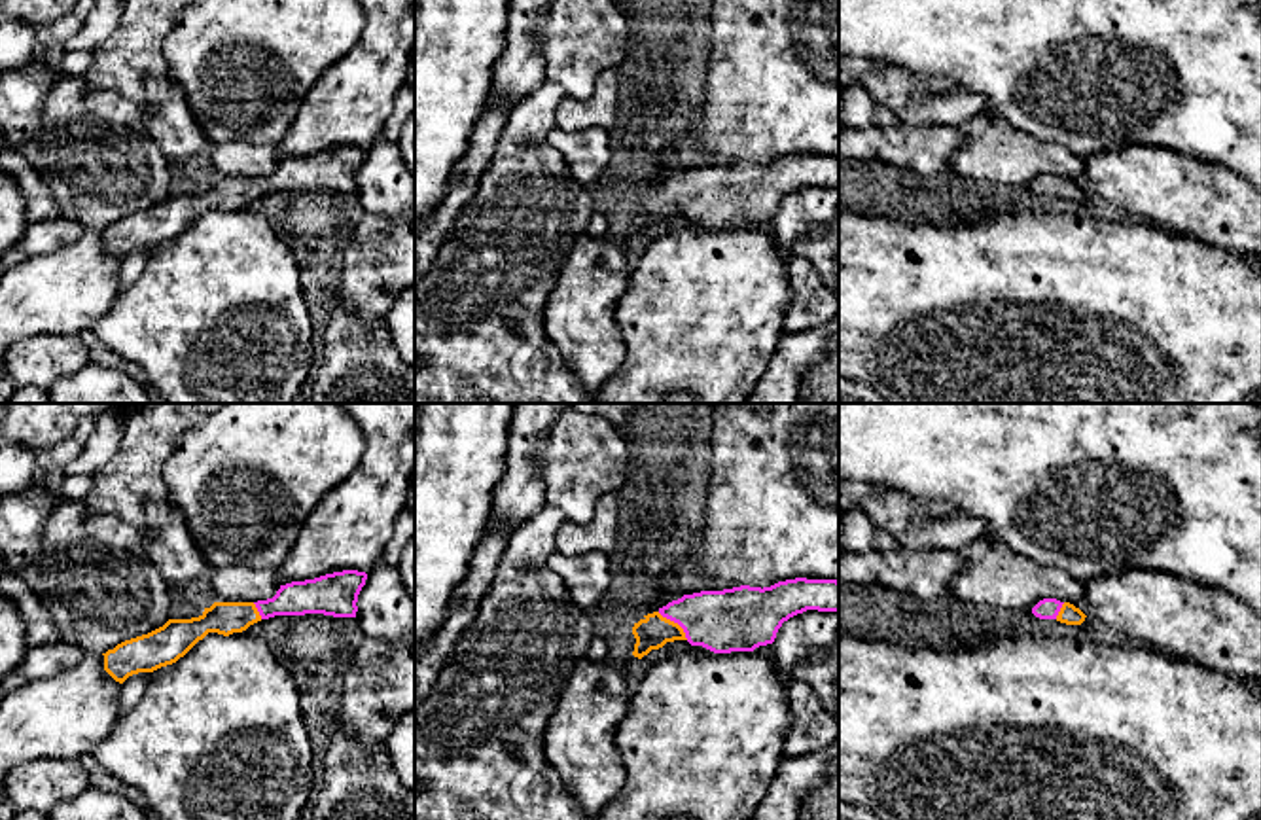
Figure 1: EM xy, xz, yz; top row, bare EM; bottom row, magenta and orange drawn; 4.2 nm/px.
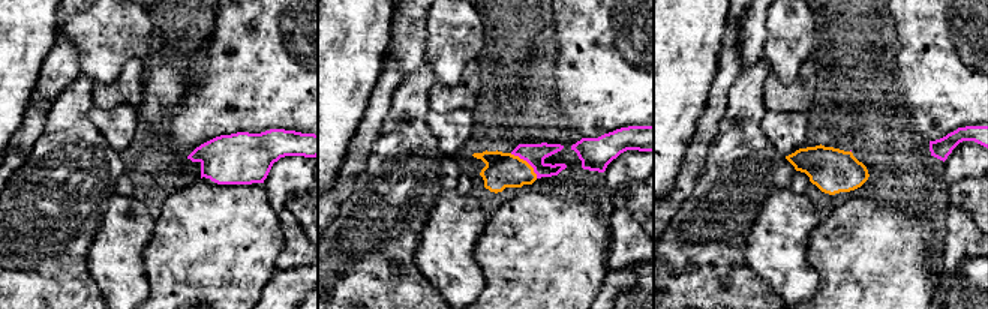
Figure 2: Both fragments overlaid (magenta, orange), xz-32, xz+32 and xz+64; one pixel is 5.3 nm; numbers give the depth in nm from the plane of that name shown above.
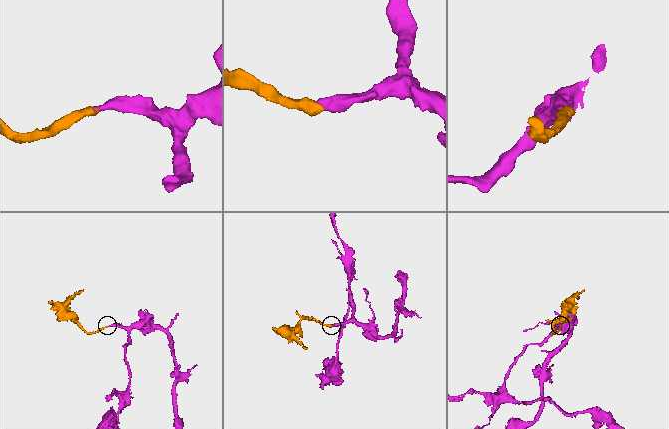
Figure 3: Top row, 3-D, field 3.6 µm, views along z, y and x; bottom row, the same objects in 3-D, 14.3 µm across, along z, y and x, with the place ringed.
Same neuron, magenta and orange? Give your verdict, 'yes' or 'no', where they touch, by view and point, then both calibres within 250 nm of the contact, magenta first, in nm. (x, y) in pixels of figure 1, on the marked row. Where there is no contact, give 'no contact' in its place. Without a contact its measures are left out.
yes | xz (674, 622) | 280/140 nm

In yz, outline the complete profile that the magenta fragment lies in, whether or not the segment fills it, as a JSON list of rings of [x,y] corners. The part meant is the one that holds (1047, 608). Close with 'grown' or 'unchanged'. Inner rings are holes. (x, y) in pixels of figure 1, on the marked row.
[[[1043,598],[1034,608],[1032,614],[1039,619],[1057,619],[1066,625],[1081,625],[1085,614],[1070,602],[1060,602],[1057,598]]]; grown

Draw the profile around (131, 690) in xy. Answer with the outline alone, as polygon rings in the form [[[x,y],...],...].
[[[138,672],[121,684],[119,716],[127,714],[142,697],[151,672]]]

